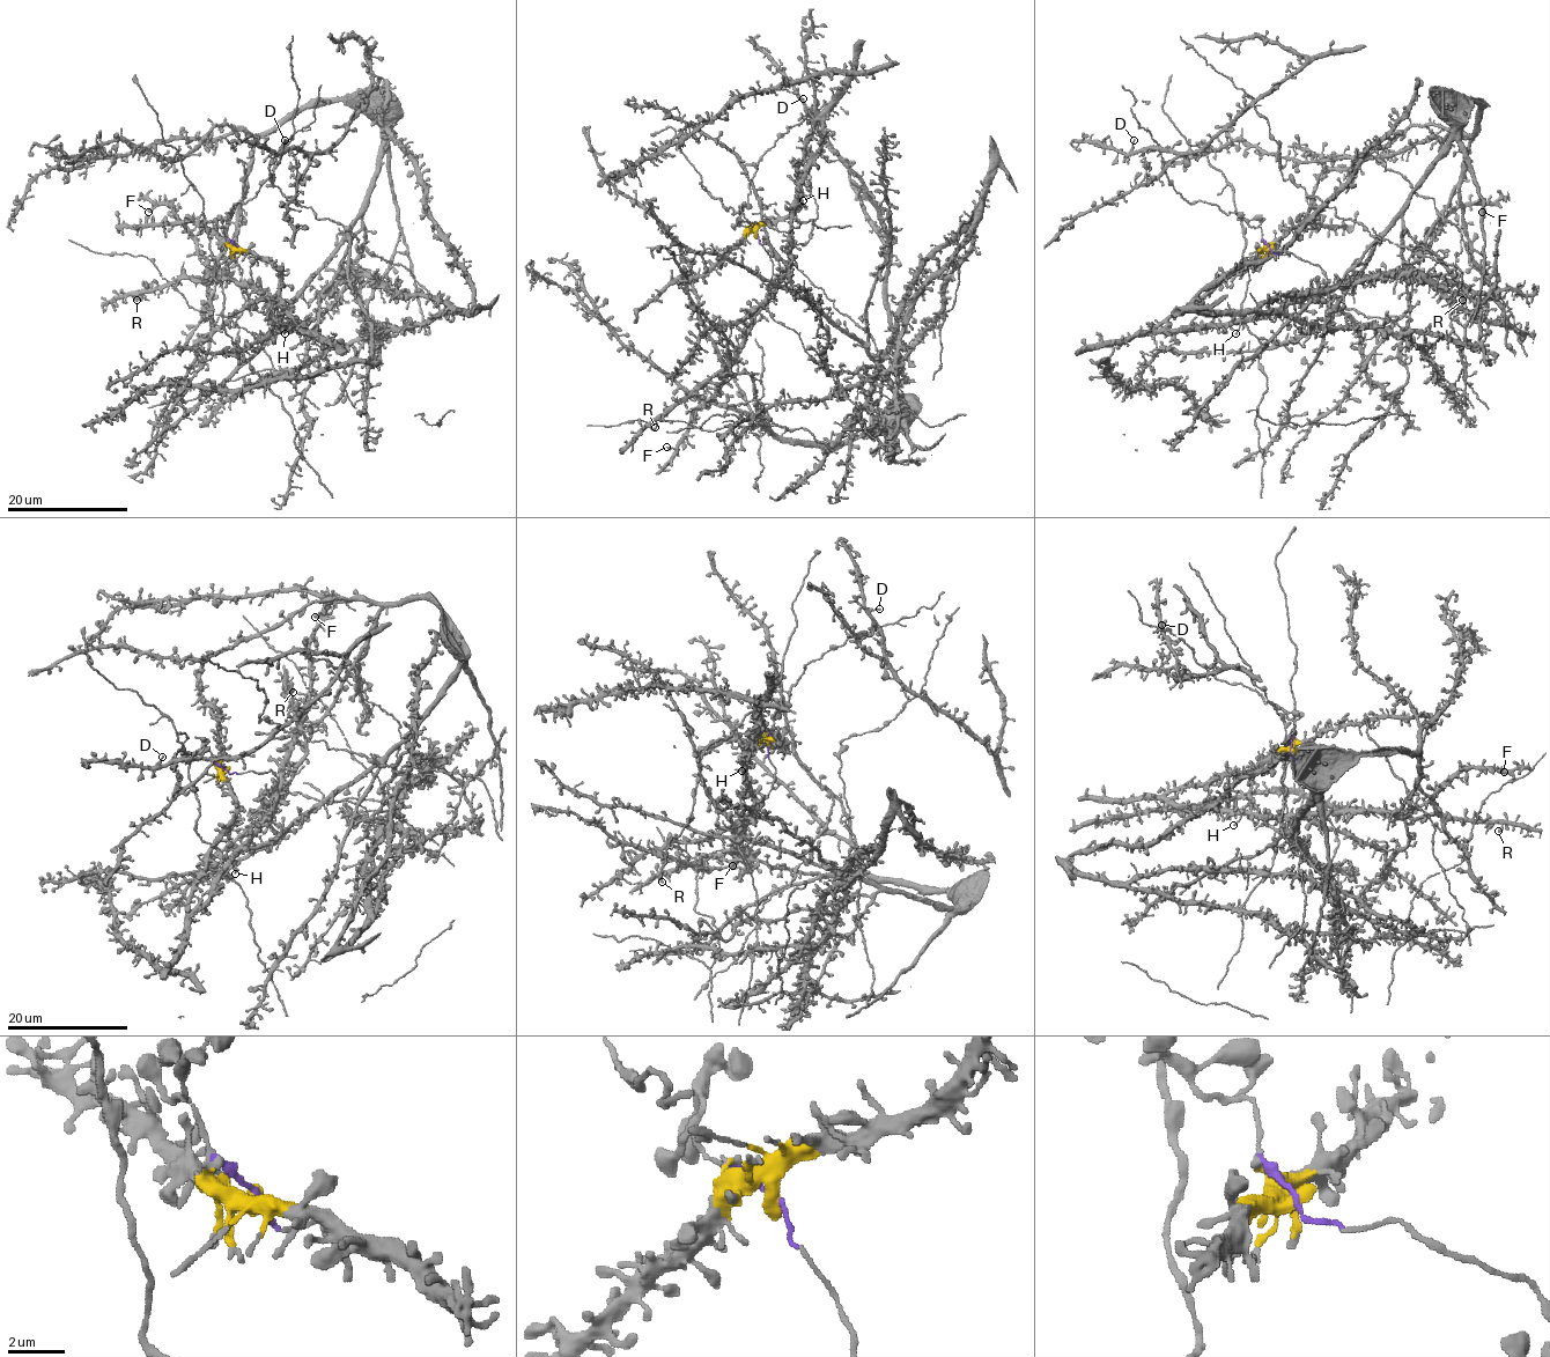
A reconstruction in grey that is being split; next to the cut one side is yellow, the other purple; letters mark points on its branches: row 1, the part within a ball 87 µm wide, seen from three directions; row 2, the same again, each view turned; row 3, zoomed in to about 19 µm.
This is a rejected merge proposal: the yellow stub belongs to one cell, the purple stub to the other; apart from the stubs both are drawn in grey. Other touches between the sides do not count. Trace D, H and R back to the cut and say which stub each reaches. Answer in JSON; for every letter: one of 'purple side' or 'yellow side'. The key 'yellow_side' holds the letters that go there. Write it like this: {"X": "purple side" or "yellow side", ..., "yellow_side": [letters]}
{"D": "purple side", "H": "yellow side", "R": "yellow side", "yellow_side": ["H", "R"]}

